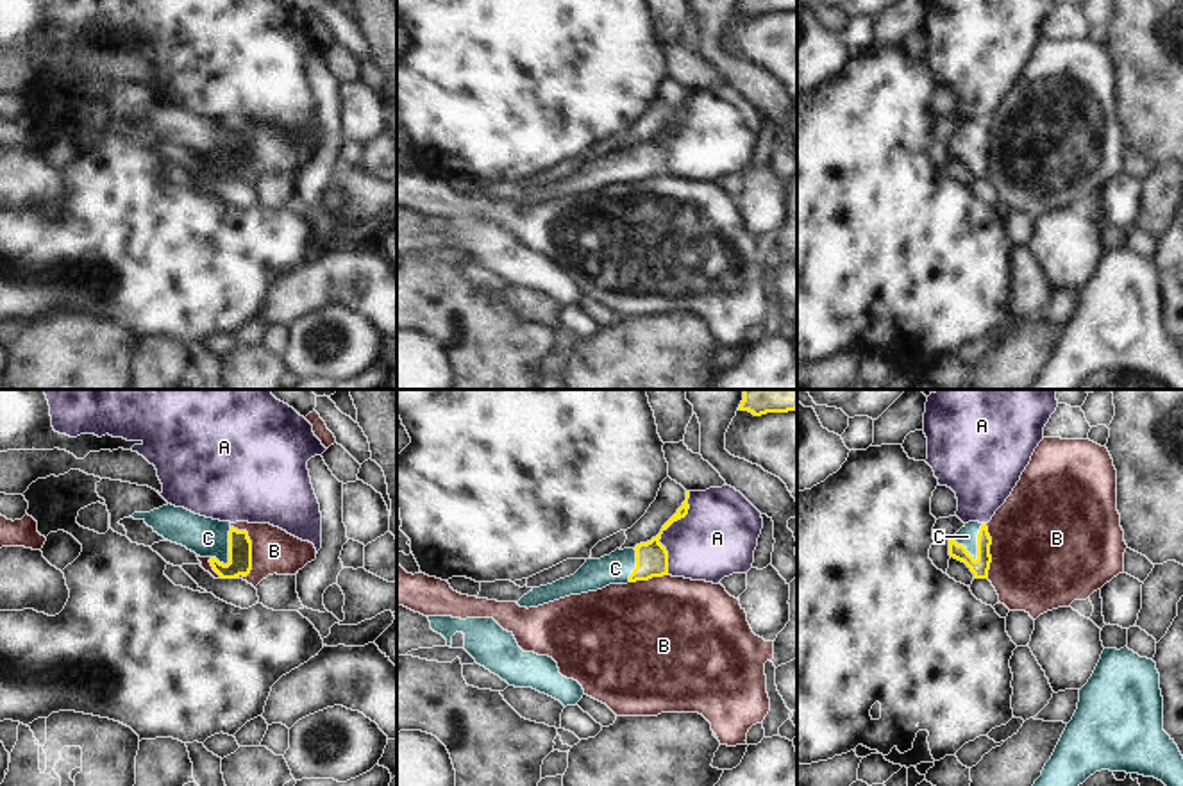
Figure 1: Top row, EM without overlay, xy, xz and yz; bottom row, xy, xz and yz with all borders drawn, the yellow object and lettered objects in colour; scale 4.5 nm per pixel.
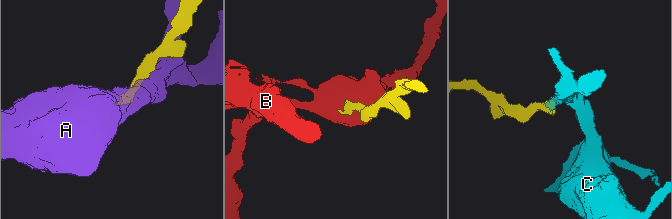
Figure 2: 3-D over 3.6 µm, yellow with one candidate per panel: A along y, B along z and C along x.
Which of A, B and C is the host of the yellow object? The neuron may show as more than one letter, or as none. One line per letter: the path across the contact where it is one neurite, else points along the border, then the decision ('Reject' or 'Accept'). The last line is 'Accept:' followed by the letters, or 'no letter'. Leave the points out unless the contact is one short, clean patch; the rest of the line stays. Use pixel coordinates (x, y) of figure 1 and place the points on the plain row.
A: Reject
B: Boundary: xy (231, 125), (245, 131), (251, 142), (251, 172), (245, 177). Reject
C: Path across: yz (981, 165), (978, 161), (978, 143), (967, 136). Accept
Accept: C

